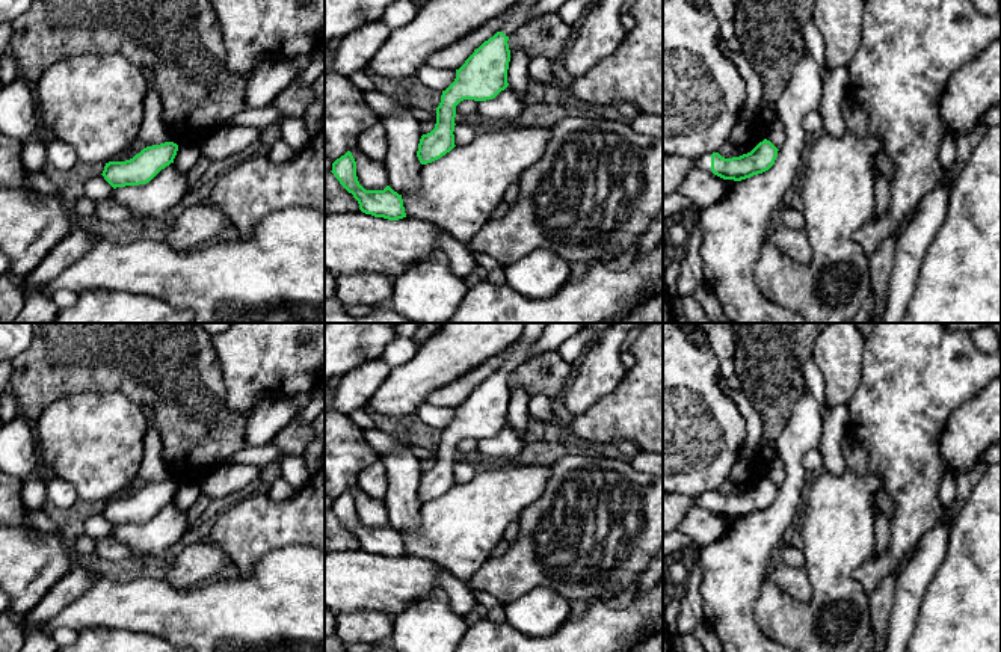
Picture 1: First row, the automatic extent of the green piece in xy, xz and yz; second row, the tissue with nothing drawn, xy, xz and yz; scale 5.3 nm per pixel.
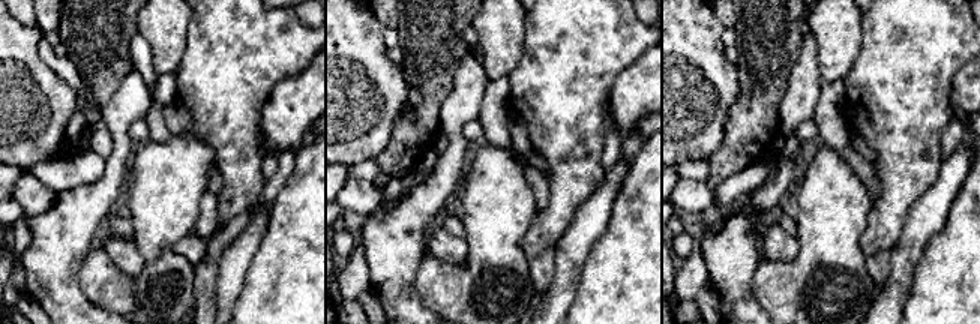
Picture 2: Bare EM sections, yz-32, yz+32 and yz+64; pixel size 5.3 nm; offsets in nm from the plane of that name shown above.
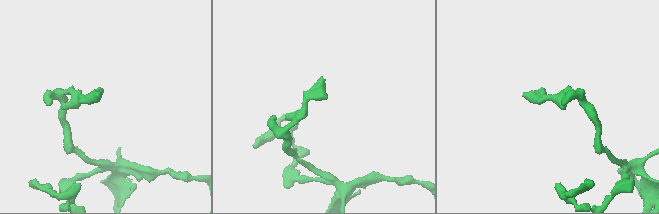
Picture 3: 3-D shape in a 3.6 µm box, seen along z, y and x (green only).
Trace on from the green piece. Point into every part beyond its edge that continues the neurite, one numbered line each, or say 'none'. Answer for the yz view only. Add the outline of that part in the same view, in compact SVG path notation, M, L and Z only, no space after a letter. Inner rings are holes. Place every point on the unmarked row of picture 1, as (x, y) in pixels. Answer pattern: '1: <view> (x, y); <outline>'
1: yz (704, 500); M705 492L696 498L691 498L691 506L698 506L698 507L711 510L711 492Z

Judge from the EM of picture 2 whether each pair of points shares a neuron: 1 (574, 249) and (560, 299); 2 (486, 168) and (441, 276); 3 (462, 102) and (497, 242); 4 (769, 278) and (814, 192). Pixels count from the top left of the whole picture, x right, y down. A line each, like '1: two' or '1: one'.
1: one
2: one
3: two
4: one

